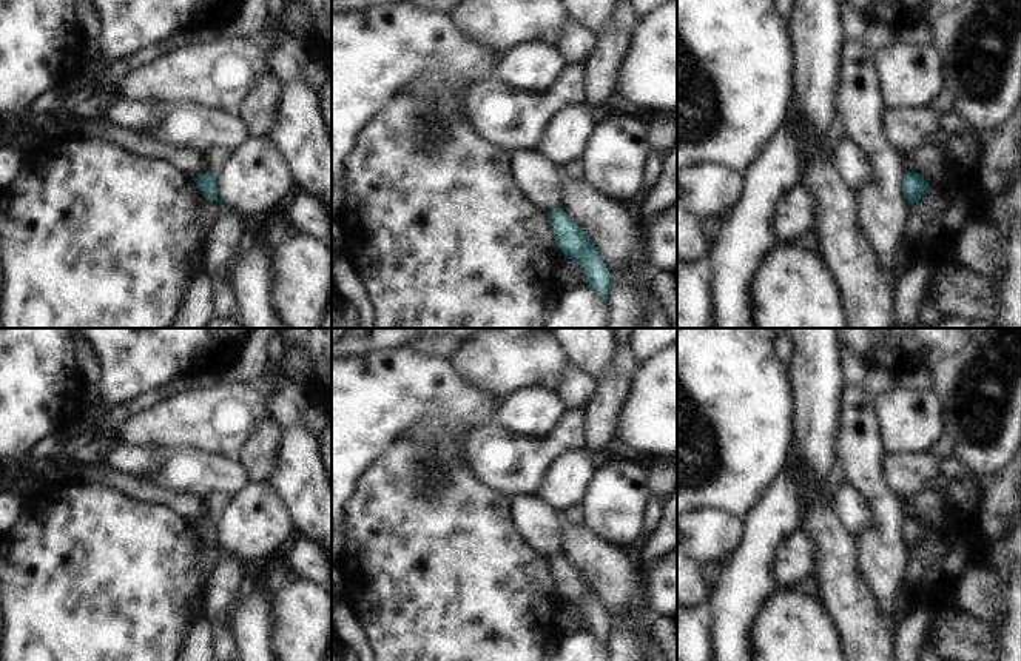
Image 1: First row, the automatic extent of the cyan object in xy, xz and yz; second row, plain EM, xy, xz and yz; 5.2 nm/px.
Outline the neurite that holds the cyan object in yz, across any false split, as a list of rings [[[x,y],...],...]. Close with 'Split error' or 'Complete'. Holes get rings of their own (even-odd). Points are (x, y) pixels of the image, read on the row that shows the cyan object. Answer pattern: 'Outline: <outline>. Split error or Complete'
Outline: [[[915,171],[904,173],[902,182],[904,197],[908,205],[918,203],[928,191],[928,182],[925,182],[919,174]]]. Complete

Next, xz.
Outline: [[[563,208],[549,211],[548,217],[560,251],[583,270],[588,277],[588,287],[603,299],[608,299],[612,287],[611,274],[583,228],[571,220]]]. Complete

